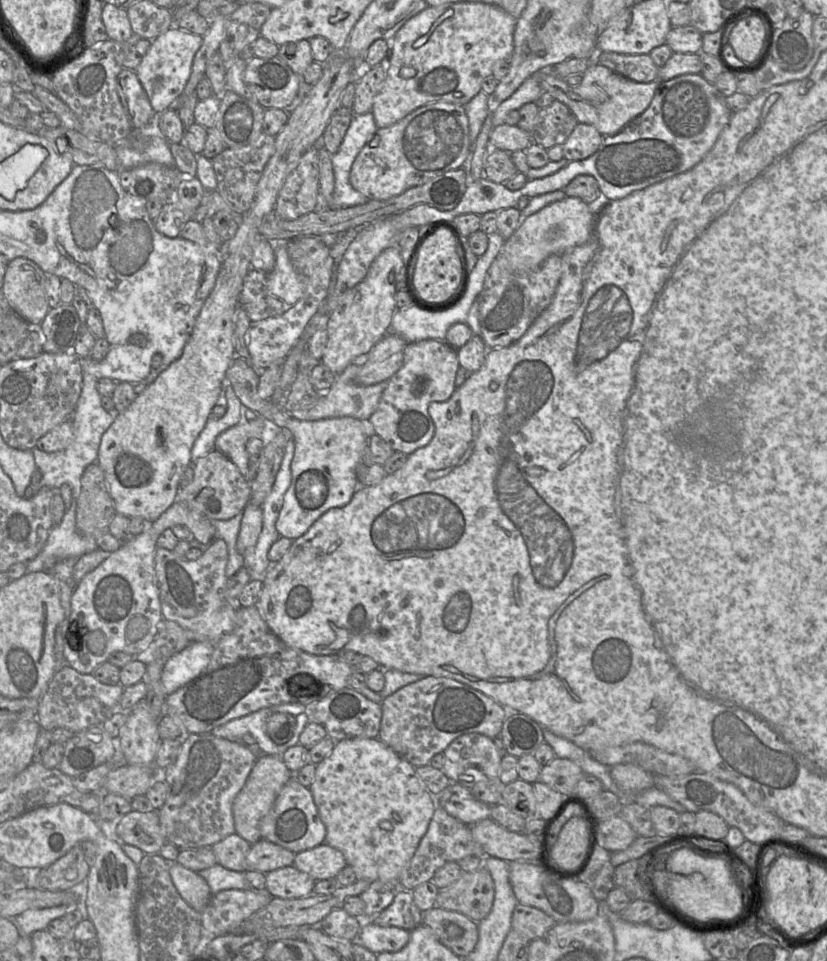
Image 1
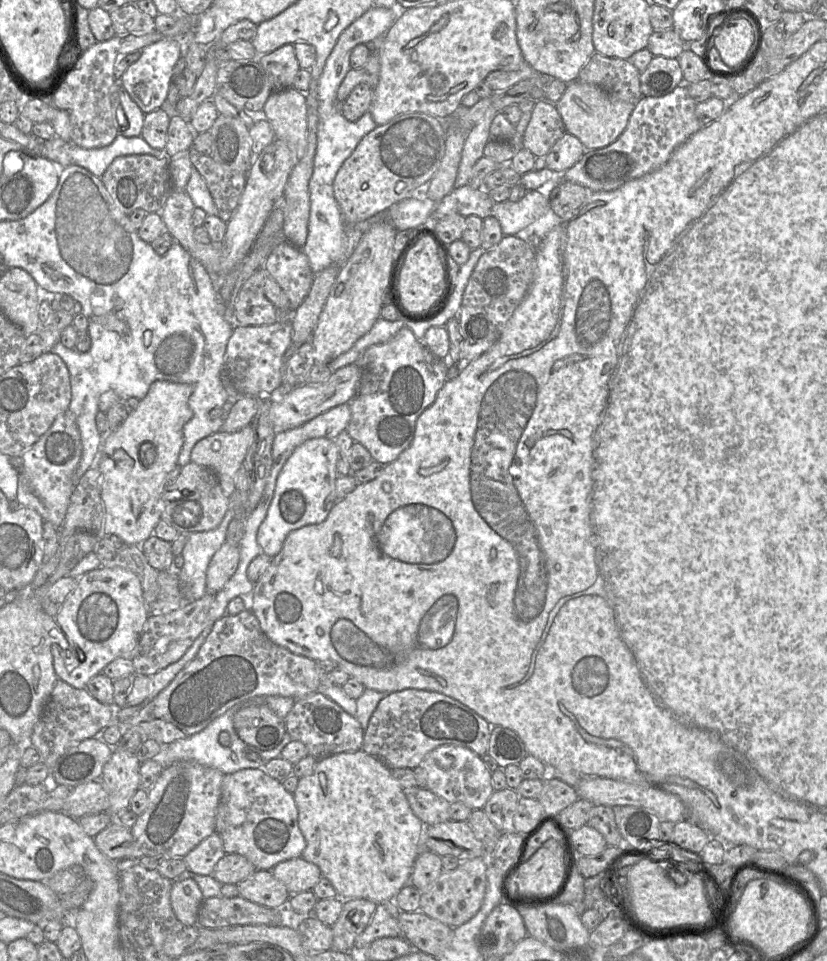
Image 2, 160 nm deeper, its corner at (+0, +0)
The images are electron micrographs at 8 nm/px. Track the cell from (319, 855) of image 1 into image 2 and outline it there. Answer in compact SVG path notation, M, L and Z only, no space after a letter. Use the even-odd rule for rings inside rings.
M302 857L281 861L271 871L291 895L312 890L322 878L319 867Z

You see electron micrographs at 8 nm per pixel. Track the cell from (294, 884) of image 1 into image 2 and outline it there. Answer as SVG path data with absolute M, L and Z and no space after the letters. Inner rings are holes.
M257 870L237 886L238 896L268 908L283 909L291 897L271 870Z

